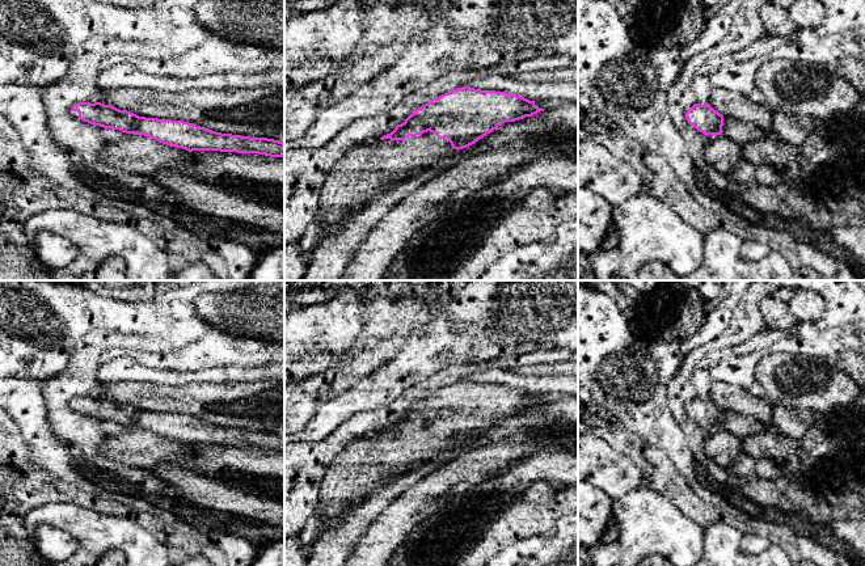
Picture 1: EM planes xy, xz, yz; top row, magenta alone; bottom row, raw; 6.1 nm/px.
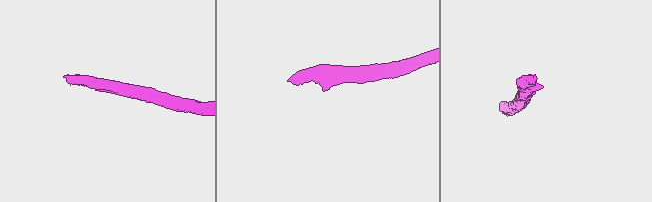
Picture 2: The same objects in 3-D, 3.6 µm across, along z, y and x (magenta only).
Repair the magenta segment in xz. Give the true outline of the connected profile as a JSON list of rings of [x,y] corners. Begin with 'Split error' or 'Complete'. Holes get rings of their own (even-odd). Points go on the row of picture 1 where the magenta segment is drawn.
Split error. [[[471,86],[432,98],[391,134],[351,148],[334,165],[320,194],[318,241],[376,194],[474,144],[502,123],[544,110],[522,96]]]

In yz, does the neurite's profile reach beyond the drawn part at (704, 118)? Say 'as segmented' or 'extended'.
extended

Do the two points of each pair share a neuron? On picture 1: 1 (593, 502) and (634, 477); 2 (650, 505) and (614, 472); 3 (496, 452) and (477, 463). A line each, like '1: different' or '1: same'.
1: different
2: different
3: same

